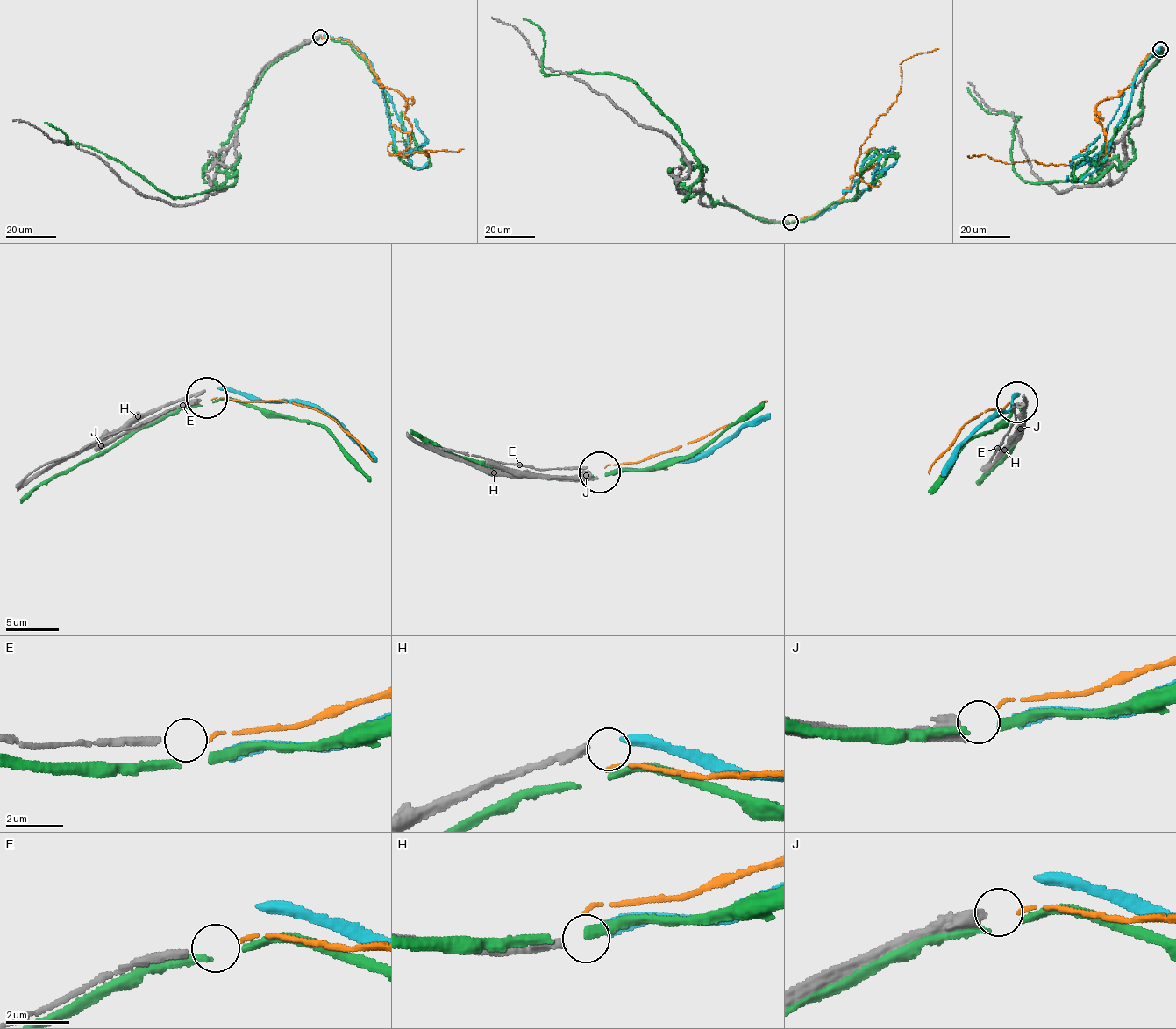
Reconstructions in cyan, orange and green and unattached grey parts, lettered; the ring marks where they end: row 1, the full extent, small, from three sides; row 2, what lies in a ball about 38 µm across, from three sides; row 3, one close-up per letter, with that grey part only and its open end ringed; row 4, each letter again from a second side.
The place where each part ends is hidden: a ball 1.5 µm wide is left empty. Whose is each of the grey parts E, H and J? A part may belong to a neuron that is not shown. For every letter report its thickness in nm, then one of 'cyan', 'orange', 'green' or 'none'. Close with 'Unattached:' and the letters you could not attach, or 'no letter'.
E: 280 nm | orange
H: 280 nm | cyan
J: 550 nm | none
Unattached: J

